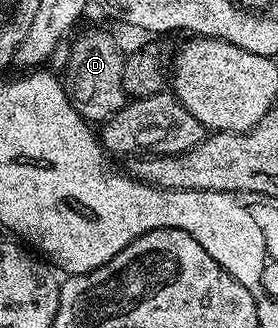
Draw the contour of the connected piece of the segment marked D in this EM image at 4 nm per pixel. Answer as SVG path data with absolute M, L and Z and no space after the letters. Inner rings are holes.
M86 31L70 47L64 86L74 108L91 124L101 125L128 102L124 89L124 65L127 56L106 31Z

